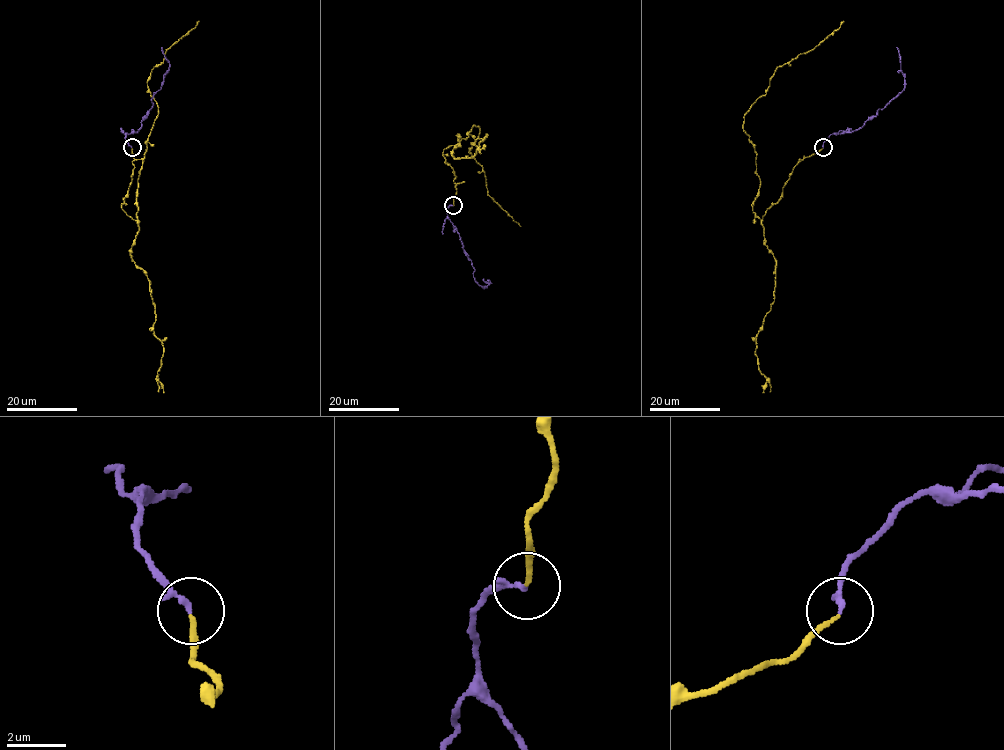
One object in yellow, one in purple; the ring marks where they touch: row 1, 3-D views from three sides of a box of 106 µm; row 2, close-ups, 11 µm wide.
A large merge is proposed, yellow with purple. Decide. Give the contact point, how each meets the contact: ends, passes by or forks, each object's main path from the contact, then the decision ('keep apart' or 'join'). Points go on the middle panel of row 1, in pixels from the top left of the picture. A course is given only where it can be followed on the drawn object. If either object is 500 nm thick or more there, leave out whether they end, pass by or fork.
(453, 205) | yellow ends | purple ends | yellow via (453, 206), (455, 177), (443, 150), (477, 126), (469, 152), (483, 168), (487, 193), (521, 226) | purple via (453, 206), (447, 209), (448, 218), (471, 261), (474, 280), (482, 287), (491, 283), (483, 279) | join

